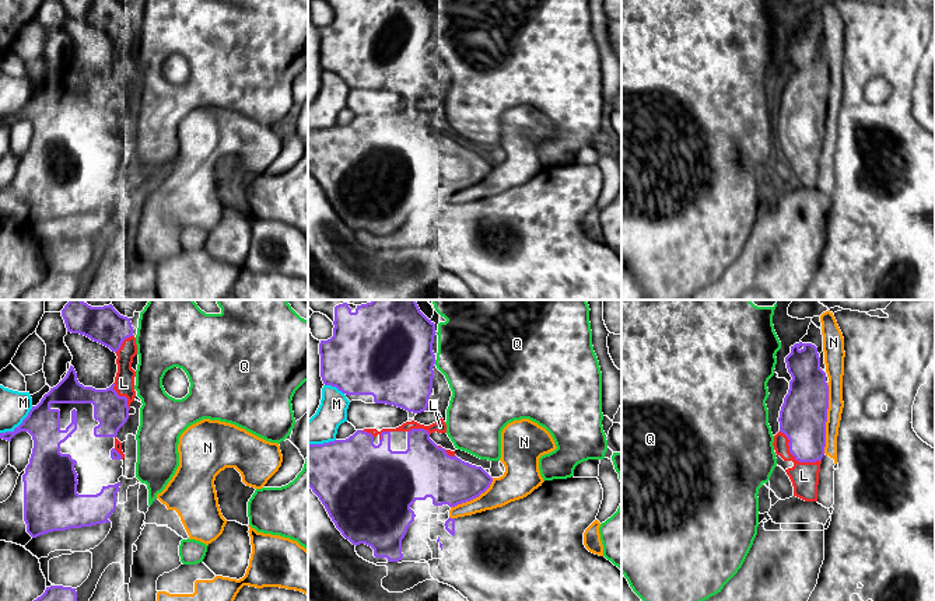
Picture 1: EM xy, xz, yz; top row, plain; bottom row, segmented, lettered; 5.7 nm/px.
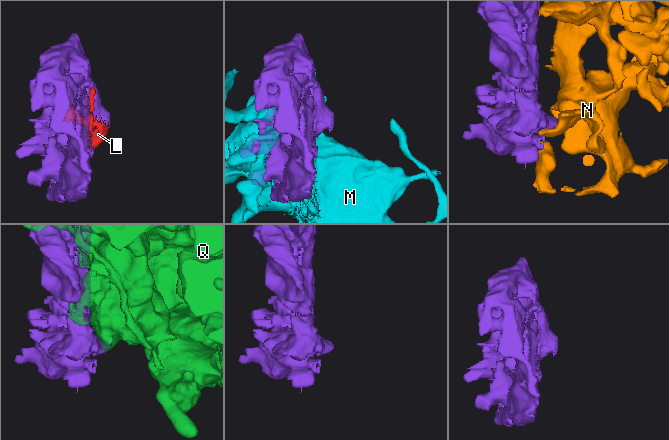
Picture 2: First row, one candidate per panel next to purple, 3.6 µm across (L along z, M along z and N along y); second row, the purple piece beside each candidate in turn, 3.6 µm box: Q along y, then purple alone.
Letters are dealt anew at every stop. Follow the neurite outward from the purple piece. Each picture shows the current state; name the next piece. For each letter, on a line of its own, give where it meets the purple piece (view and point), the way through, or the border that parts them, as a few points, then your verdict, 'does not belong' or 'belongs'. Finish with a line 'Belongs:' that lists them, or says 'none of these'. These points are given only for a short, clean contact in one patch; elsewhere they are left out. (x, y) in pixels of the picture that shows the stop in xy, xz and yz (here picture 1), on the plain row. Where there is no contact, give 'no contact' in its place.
L: meets purple in yz at (794, 142); belongs
M: meets purple in xy at (20, 111); does not belong
N: meets purple in yz at (826, 104); border along yz (827, 69), (826, 132), (823, 139); does not belong
Q: meets purple in xz at (434, 48); does not belong
Belongs: L

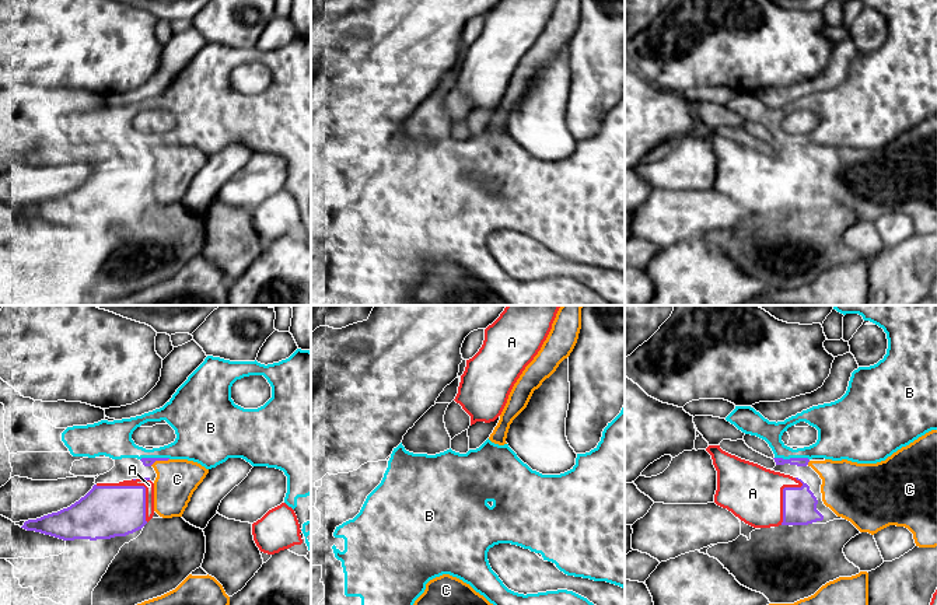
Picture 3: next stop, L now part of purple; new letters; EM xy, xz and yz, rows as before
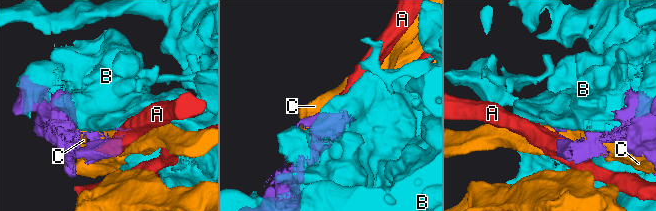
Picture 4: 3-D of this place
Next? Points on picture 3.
A: meets purple in xy at (137, 172); does not belong
B: meets purple in yz at (792, 144); does not belong
C: meets purple in xy at (158, 146); belongs
Belongs: C

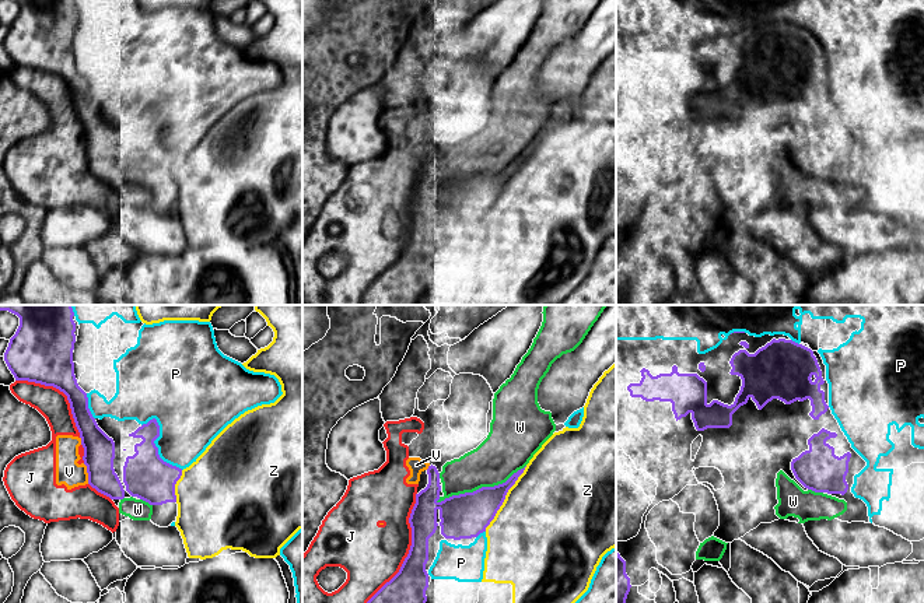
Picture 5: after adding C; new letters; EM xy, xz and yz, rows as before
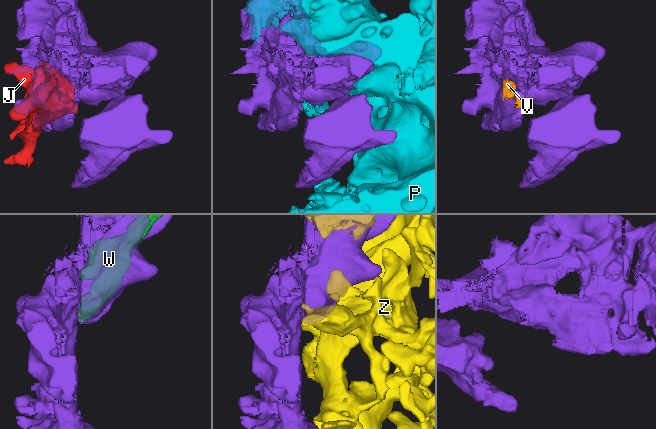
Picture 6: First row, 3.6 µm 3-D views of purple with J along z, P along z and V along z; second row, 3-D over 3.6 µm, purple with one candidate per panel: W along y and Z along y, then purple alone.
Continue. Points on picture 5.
J: meets purple in xz at (408, 242); does not belong
P: meets purple in xy at (154, 130); does not belong
V: meets purple in xy at (87, 158); border along xy (83, 150), (88, 169); does not belong
W: meets purple in xz at (482, 174); does not belong
Z: meets purple in xz at (504, 185); does not belong
Belongs: none of these

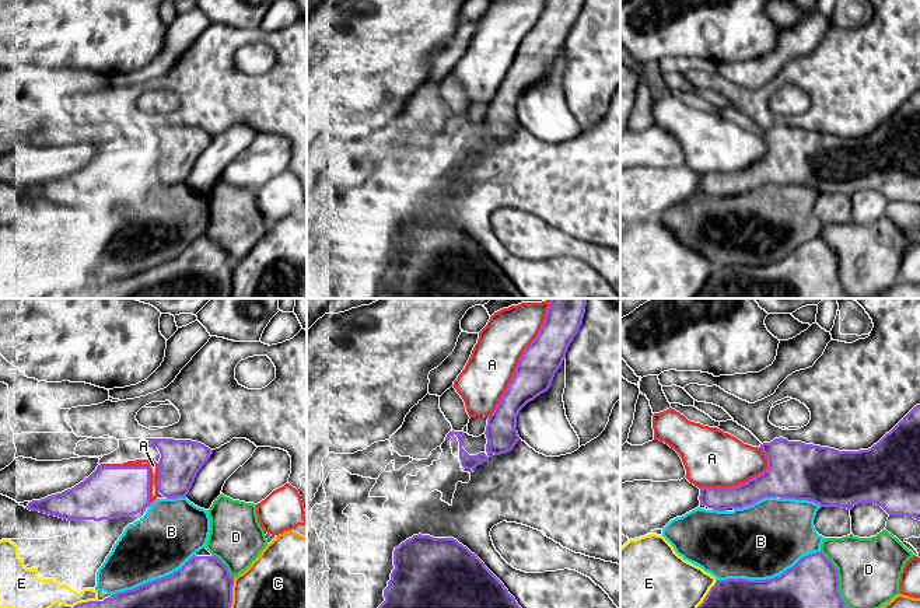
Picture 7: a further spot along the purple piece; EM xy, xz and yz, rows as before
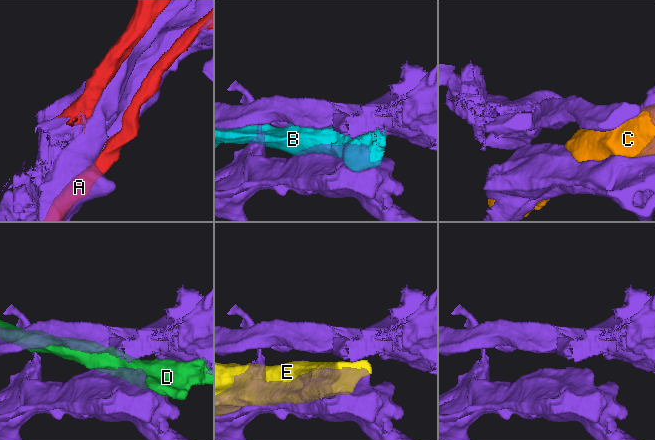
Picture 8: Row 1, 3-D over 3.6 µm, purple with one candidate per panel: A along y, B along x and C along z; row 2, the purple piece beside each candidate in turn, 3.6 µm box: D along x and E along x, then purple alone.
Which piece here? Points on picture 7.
A: meets purple in xz at (517, 52); does not belong
B: meets purple in yz at (768, 265); does not belong
C: meets purple in xy at (231, 280); does not belong
D: meets purple in yz at (838, 268); does not belong
E: meets purple in yz at (706, 282); does not belong
Belongs: none of these

